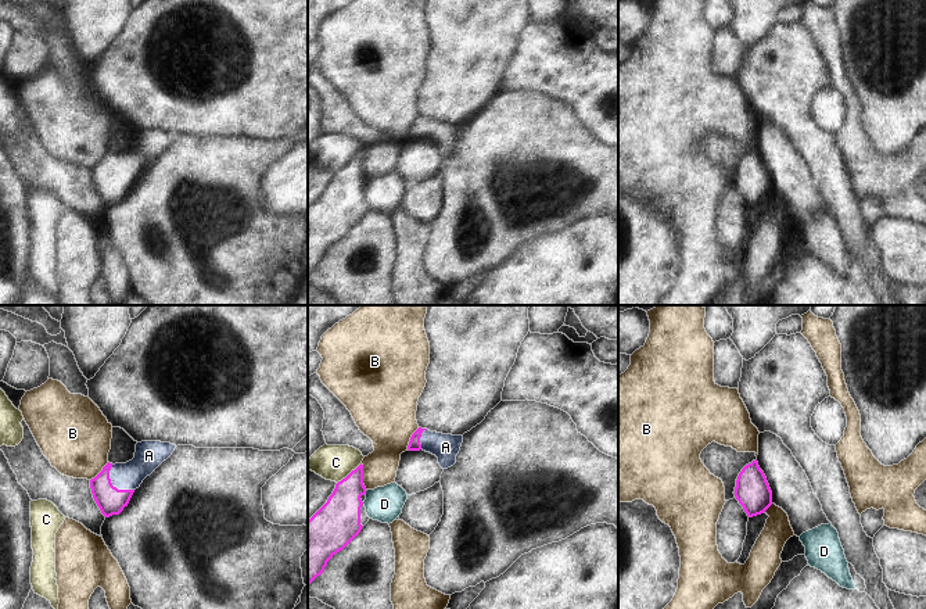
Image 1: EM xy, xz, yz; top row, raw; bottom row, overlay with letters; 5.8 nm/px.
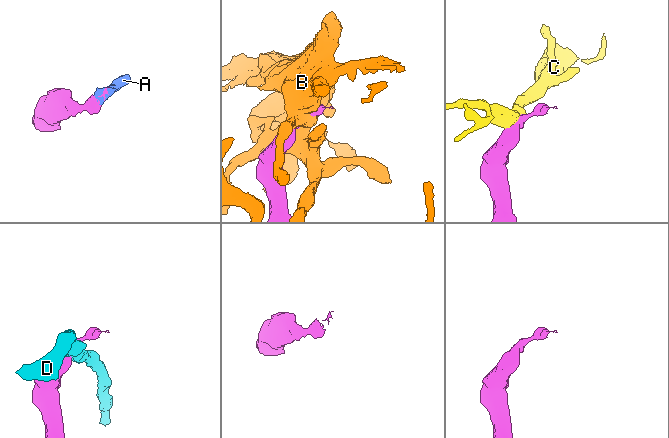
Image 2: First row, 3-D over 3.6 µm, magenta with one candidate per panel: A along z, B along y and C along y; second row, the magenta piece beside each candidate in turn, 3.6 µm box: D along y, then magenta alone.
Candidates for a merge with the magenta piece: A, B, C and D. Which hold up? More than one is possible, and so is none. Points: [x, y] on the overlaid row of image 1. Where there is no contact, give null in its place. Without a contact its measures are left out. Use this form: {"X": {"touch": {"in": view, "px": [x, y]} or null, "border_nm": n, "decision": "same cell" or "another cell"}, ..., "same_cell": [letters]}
{"A": {"touch": {"in": "xy", "px": [112, 486]}, "border_nm": 200, "decision": "same cell"}, "B": {"touch": {"in": "xz", "px": [362, 476]}, "border_nm": 160, "decision": "another cell"}, "C": {"touch": {"in": "xz", "px": [350, 473]}, "border_nm": 190, "decision": "another cell"}, "D": {"touch": null, "decision": "another cell"}, "same_cell": ["A"]}

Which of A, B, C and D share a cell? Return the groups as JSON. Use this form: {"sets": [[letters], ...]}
{"sets": [["A"], ["B"], ["C"], ["D"]]}

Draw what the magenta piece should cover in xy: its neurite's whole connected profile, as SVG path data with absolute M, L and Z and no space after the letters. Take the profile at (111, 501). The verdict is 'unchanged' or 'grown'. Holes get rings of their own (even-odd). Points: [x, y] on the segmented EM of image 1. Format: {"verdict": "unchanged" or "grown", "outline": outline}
{"verdict": "grown", "outline": "M161 441L136 444L134 458L126 463L107 463L90 480L93 498L105 517L119 515L128 506L143 480L166 461L176 445Z"}

